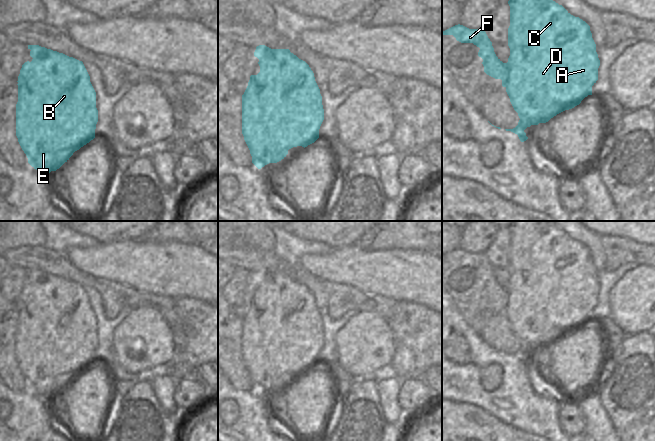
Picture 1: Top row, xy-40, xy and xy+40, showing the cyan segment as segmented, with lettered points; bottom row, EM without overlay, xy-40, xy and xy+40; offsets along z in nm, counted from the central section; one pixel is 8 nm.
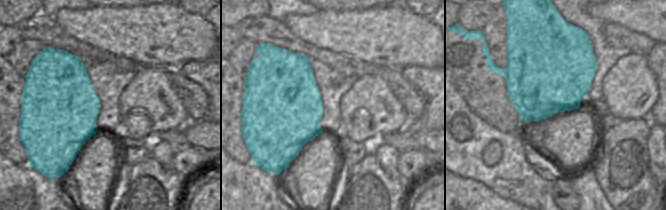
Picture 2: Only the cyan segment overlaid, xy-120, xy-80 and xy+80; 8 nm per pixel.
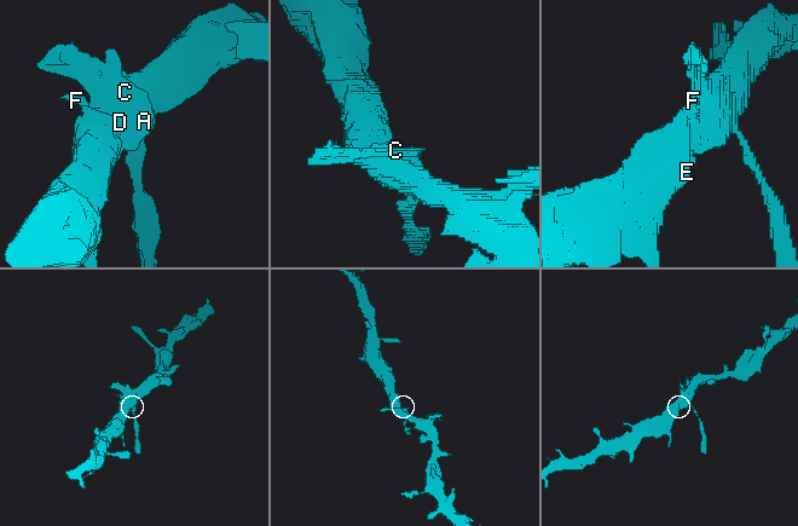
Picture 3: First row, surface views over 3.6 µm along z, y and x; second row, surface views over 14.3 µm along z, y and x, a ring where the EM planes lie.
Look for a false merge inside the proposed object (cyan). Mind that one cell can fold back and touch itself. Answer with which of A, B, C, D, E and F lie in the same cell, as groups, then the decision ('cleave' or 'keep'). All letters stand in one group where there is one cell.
A B C D E F; keep

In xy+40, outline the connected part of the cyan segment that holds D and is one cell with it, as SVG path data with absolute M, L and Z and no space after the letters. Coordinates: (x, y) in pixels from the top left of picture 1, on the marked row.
M509 0L508 4L510 6L510 26L508 28L508 46L510 48L510 56L507 63L503 63L496 56L492 42L488 38L484 29L469 29L463 25L458 24L445 31L442 31L442 35L453 35L456 40L461 43L473 43L480 48L478 56L483 59L482 64L484 66L484 72L495 79L502 80L502 86L506 88L510 102L520 118L518 125L515 128L505 130L517 134L520 141L524 142L528 139L526 133L524 132L527 127L530 127L531 125L538 125L539 123L546 123L557 114L579 105L581 101L588 95L592 95L592 86L598 80L598 68L600 66L600 60L596 52L596 44L592 38L590 26L579 17L571 15L562 5L559 5L553 0Z

